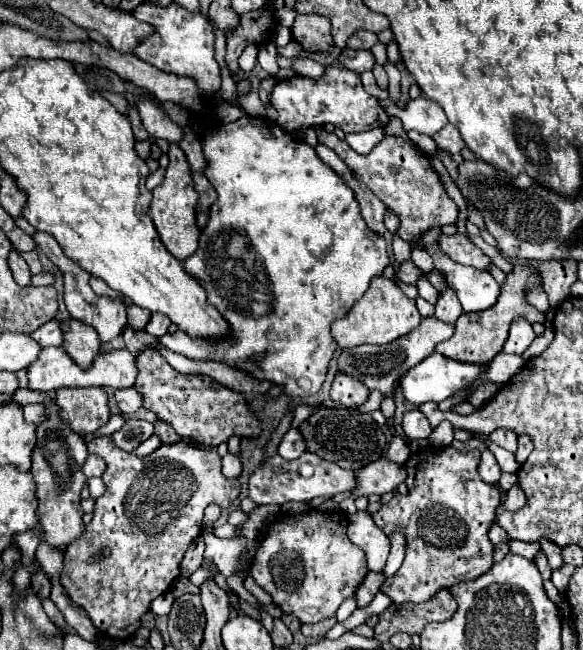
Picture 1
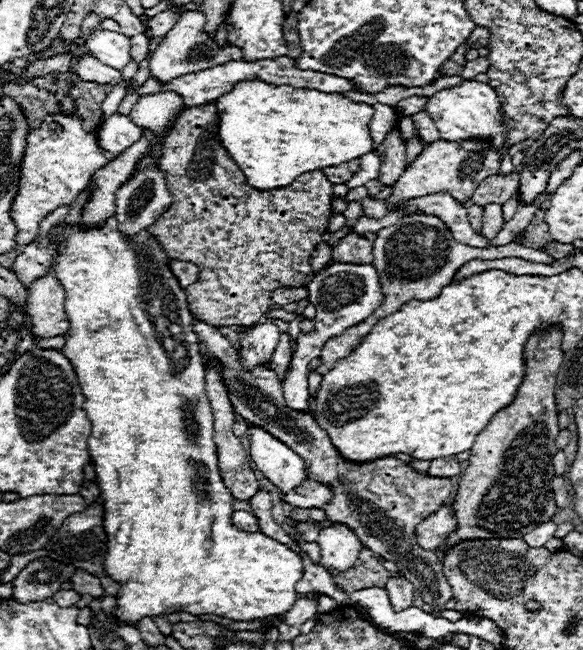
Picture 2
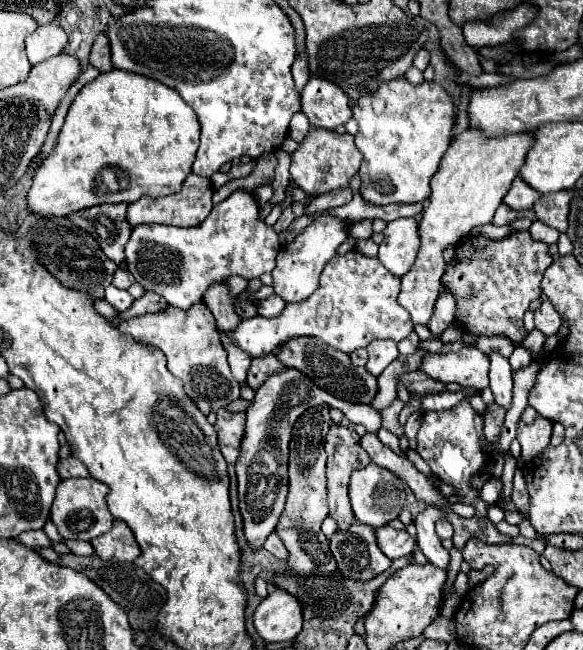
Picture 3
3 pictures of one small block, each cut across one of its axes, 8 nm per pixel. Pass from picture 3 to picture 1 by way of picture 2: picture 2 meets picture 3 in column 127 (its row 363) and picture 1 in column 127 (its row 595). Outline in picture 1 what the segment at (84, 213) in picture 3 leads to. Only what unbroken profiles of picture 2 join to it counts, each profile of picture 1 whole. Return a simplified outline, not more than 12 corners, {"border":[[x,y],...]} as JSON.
{"border":[[130,418],[112,440],[132,452],[152,434],[154,424]]}

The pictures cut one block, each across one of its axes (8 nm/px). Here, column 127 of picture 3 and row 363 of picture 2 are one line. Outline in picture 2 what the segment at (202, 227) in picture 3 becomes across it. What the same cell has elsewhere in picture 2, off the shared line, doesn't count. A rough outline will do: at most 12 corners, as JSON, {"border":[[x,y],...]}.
{"border":[[272,322],[244,328],[240,356],[268,366],[280,338]]}

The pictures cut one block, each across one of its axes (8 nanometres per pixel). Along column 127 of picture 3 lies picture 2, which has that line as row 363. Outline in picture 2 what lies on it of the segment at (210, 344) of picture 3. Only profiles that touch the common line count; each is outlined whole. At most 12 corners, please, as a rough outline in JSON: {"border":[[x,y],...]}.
{"border":[[426,214],[376,232],[384,304],[324,344],[324,376],[408,300],[436,298],[479,258],[556,262],[514,242],[472,248]]}

